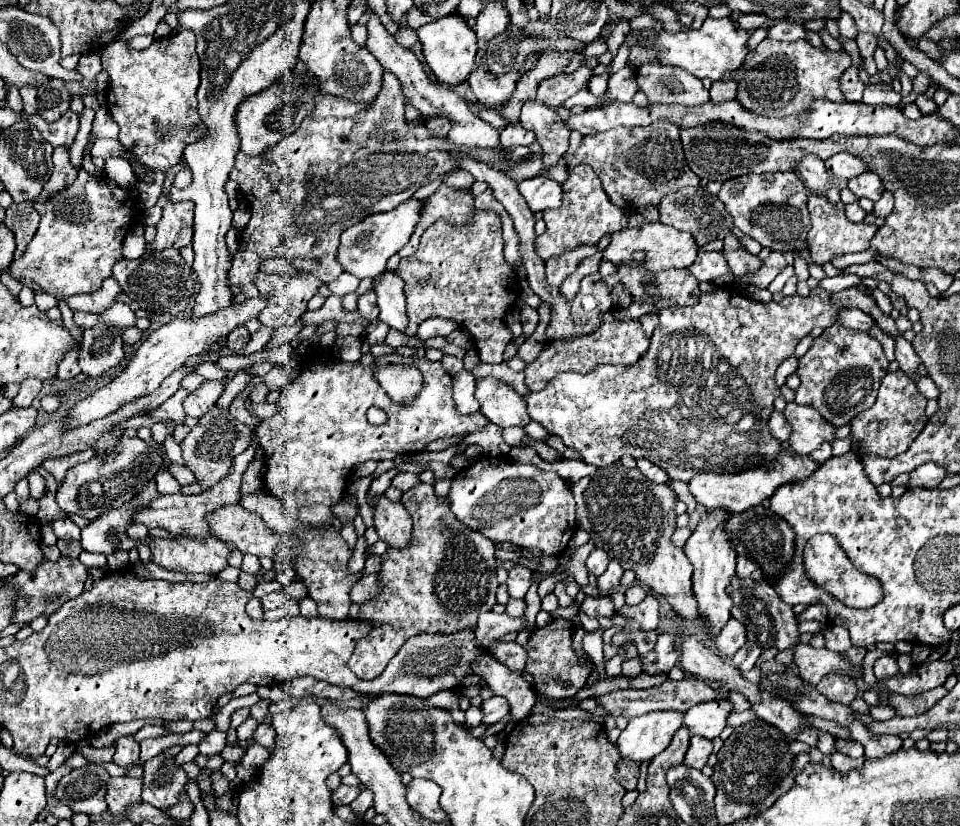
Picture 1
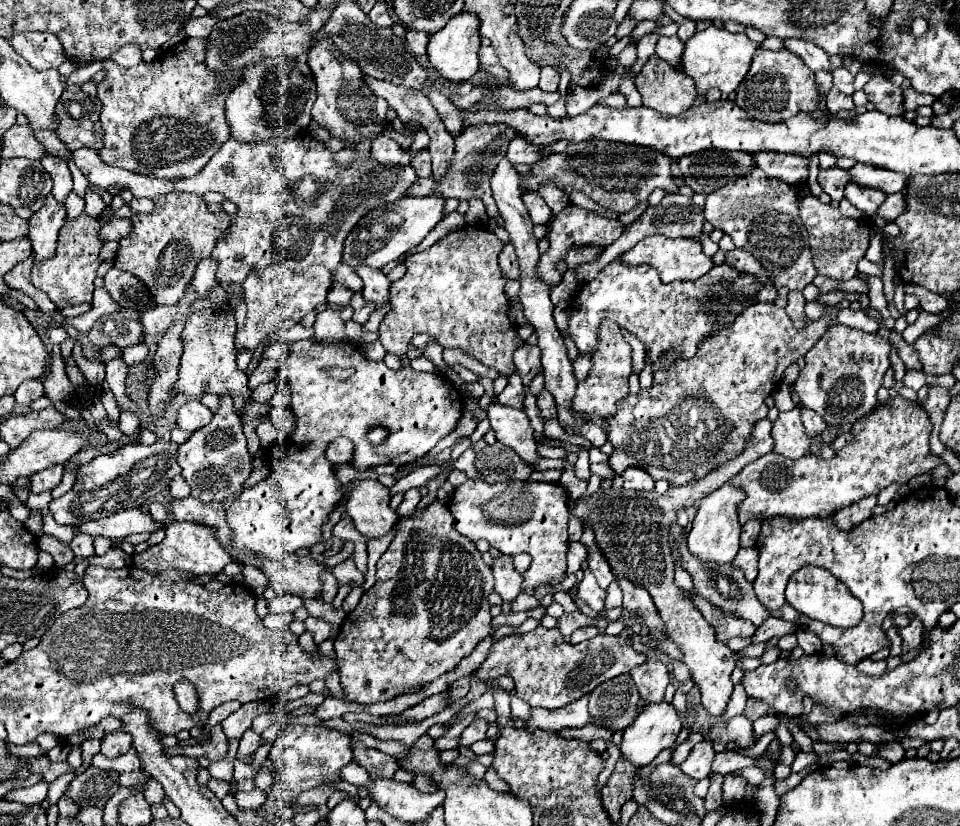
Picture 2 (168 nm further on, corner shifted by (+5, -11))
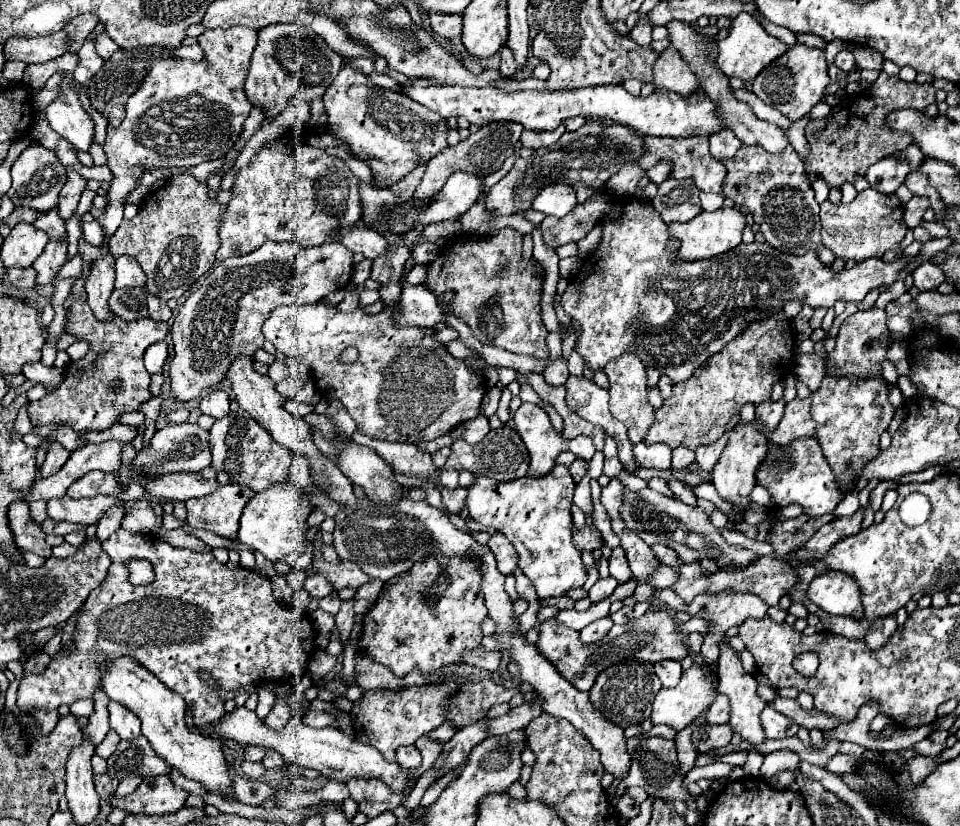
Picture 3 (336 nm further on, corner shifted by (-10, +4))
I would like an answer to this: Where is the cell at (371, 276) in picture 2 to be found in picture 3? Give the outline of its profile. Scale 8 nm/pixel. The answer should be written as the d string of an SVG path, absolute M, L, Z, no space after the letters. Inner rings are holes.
M365 225L345 229L341 233L341 243L353 253L361 253L363 257L369 257L373 261L389 253L389 241L385 237L379 237L379 233L375 233L373 229L365 229Z

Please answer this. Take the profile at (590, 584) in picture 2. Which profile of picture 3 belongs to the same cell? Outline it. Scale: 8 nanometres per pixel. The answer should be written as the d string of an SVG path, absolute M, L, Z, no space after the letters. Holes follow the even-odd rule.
M601 577L591 589L589 589L589 601L591 603L597 603L597 601L603 601L605 597L609 597L613 593L613 589L617 587L619 583L613 579L613 577Z

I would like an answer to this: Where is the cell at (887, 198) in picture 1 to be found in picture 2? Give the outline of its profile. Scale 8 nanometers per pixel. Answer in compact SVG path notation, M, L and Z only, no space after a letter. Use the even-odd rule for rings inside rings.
M888 194L888 198L878 208L878 216L884 220L896 220L906 208L904 194Z

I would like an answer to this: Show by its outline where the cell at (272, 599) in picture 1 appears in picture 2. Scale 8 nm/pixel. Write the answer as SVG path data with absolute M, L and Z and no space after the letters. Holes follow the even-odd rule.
M284 594L284 596L276 596L272 602L268 602L268 608L272 614L280 614L280 612L296 612L302 606L302 598L292 596L292 594Z

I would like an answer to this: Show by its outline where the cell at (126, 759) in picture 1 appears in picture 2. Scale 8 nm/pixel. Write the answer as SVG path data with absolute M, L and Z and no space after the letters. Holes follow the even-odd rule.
M112 732L112 734L106 734L100 742L102 746L102 754L106 758L116 758L116 756L122 756L124 752L128 752L132 744L132 736L128 736L126 732Z

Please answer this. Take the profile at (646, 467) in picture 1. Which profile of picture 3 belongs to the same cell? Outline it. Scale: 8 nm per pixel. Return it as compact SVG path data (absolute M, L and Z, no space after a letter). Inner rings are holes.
M635 443L633 445L633 455L639 467L645 469L671 469L671 449L663 443L655 445L645 445L645 443Z

